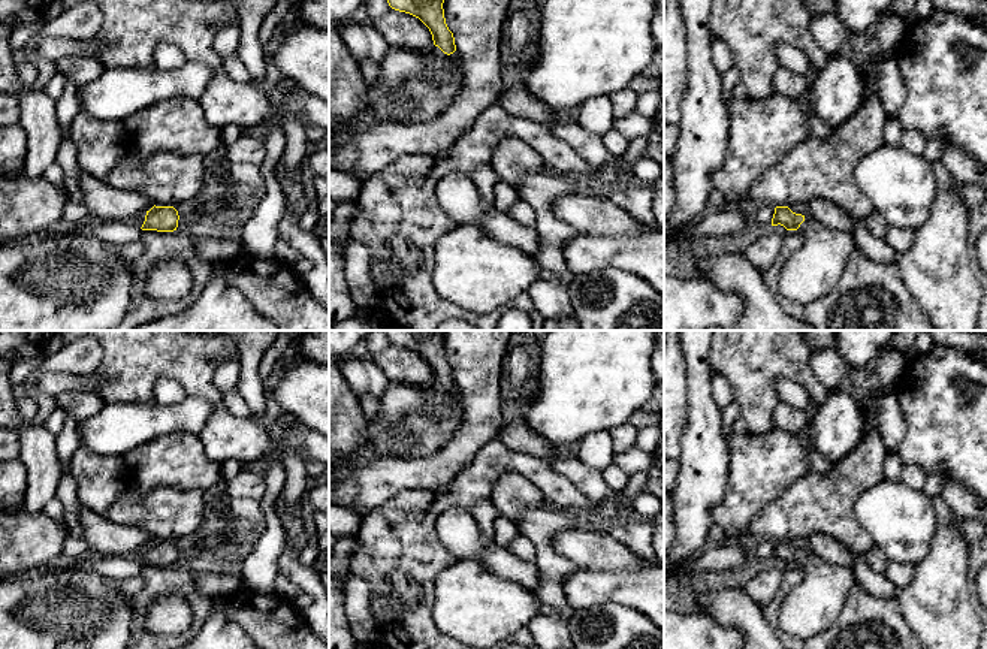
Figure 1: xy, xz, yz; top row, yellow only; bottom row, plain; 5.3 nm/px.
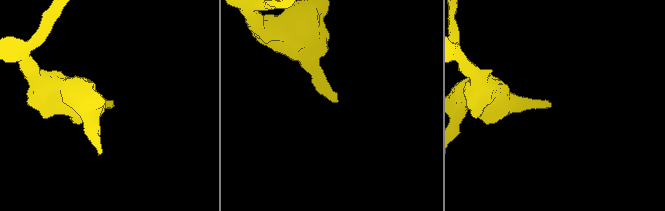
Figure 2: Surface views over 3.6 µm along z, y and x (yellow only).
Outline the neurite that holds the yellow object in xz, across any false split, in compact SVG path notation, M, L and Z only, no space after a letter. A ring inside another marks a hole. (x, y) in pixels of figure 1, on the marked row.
M387 0L387 3L395 10L419 18L429 28L434 45L444 54L456 51L453 33L444 18L444 0Z

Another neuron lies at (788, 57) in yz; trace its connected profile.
M781 43L776 46L776 55L779 67L802 73L809 79L815 76L815 70L812 69L809 58L799 48Z

